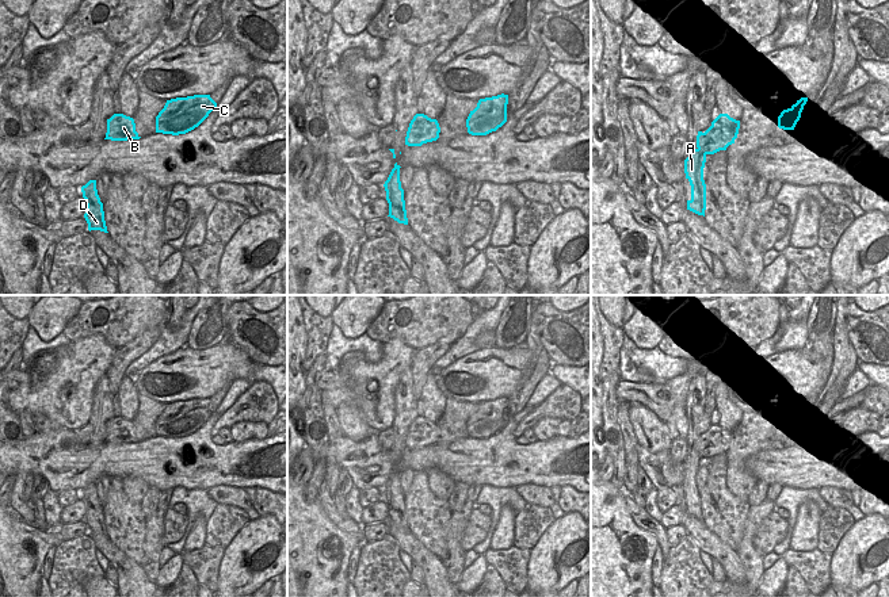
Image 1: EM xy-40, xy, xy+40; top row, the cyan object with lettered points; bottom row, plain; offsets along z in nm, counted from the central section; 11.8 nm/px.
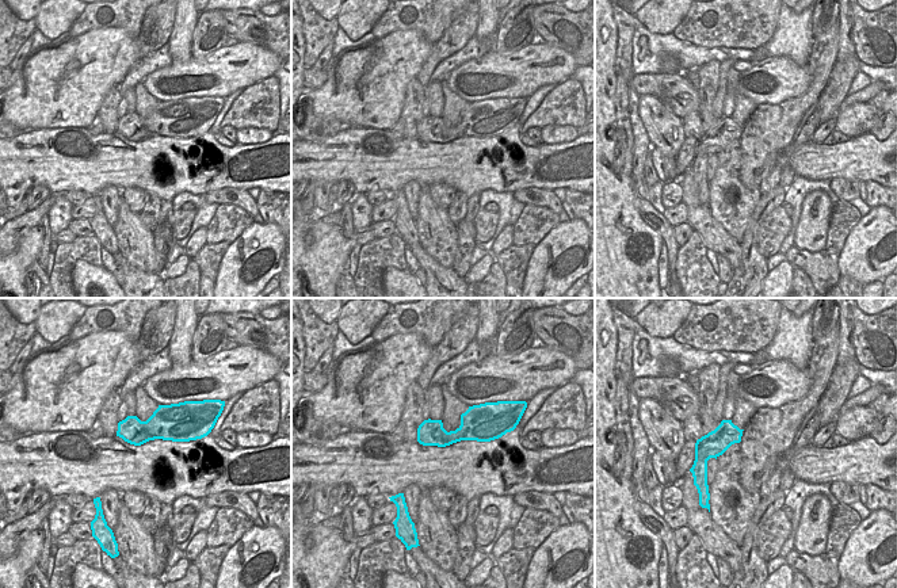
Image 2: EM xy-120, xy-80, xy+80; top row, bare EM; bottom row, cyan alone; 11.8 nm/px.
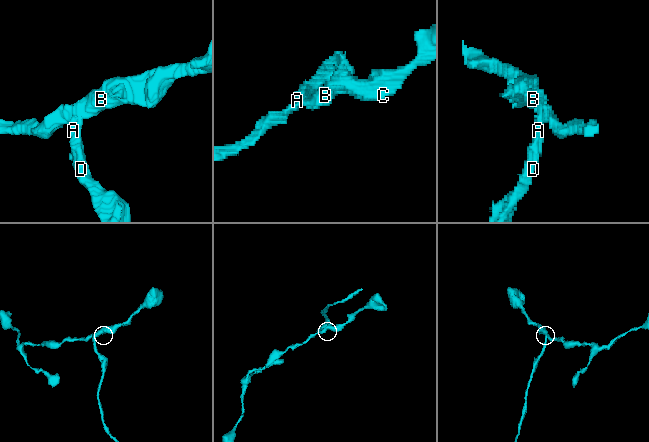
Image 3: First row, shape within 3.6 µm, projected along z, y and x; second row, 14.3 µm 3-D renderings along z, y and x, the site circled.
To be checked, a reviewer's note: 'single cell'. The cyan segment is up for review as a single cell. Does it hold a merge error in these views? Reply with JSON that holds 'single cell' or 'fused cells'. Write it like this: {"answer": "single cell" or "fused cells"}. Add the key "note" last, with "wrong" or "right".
{"answer": "fused cells", "note": "wrong"}

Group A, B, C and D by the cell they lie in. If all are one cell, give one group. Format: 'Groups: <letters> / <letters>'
Groups: A D / B C.

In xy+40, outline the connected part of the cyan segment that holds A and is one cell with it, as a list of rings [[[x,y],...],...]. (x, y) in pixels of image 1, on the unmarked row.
[[[692,452],[684,463],[686,482],[691,489],[691,502],[687,504],[687,513],[703,520],[706,513],[706,487],[703,483],[706,458],[699,452]]]

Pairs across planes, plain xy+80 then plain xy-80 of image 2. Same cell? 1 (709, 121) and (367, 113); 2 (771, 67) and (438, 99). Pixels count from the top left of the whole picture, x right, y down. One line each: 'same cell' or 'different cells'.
1: different cells
2: different cells

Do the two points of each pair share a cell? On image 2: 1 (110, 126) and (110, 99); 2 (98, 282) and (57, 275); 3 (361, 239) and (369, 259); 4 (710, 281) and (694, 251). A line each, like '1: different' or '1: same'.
1: same
2: different
3: different
4: same

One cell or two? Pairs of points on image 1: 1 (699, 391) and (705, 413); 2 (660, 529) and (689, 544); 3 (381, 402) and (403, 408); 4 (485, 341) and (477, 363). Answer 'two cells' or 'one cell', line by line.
1: one cell
2: two cells
3: two cells
4: two cells

